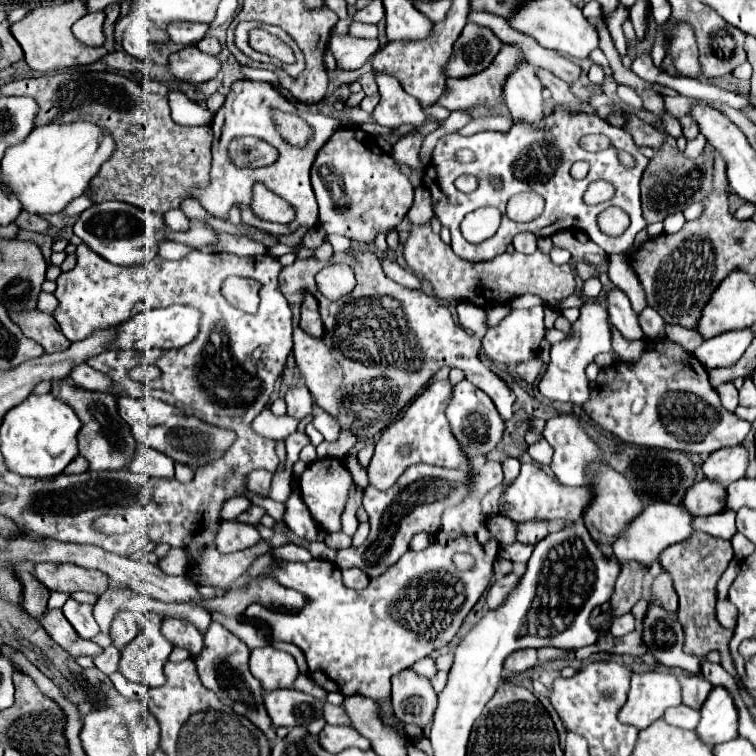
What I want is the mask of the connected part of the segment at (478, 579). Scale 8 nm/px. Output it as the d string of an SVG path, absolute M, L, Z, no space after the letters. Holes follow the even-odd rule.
M487 462L481 470L471 466L471 470L475 472L473 496L443 514L443 530L437 534L435 544L423 552L405 552L389 572L371 580L363 590L345 588L341 570L333 562L311 560L305 564L289 564L275 562L271 554L261 556L247 576L239 578L239 586L245 586L257 576L271 574L281 586L307 596L309 604L297 614L277 614L261 604L251 604L243 616L265 622L273 640L299 646L307 656L309 678L323 690L339 692L345 698L361 694L375 700L383 724L395 728L405 744L411 744L411 738L405 734L405 724L383 710L383 700L391 697L391 676L449 644L493 580L493 562L499 552L499 542L487 532L479 502L489 488L503 480L503 472L499 462ZM457 552L471 554L475 566L467 572L459 572L453 564L453 554Z

